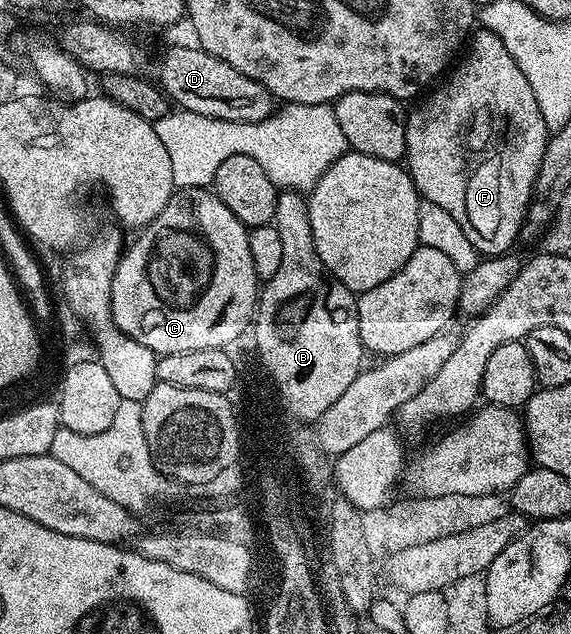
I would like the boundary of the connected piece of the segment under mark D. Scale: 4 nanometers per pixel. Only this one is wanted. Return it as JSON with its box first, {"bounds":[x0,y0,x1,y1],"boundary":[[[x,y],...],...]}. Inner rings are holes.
{"bounds":[155,44,275,122],"boundary":[[[193,44],[173,46],[163,51],[157,62],[155,81],[180,109],[190,110],[199,116],[228,122],[258,122],[275,110],[273,94],[263,88],[263,84],[251,80],[251,76],[243,76],[243,72],[235,72],[231,64]]]}

